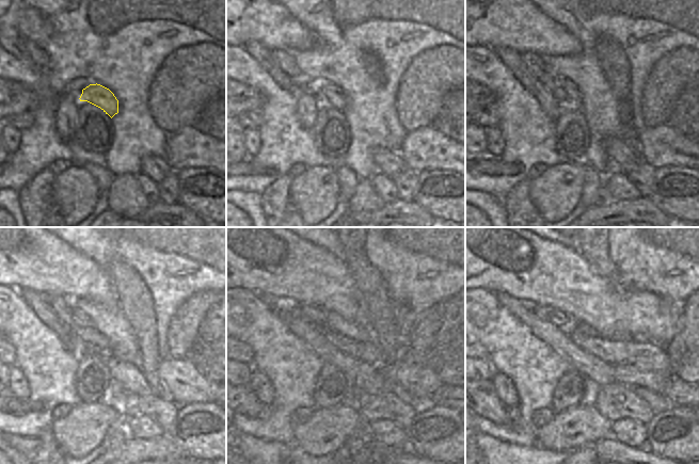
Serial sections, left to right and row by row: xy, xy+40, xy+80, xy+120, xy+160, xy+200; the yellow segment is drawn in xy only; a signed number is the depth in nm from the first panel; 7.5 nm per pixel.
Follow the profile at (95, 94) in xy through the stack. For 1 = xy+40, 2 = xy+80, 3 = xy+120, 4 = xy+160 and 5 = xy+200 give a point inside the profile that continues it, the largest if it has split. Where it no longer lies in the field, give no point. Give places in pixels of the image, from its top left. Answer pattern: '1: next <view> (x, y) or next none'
1: next xy+40 (332, 95)
2: next xy+80 (573, 96)
3: next xy+120 (80, 318)
4: next xy+160 (316, 316)
5: next xy+200 (553, 316)

